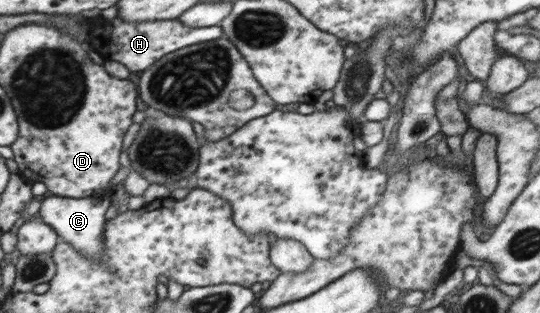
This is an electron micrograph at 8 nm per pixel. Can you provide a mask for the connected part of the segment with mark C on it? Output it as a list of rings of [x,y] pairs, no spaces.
[[[108,195],[100,199],[92,198],[63,198],[50,196],[41,202],[40,219],[51,226],[60,239],[69,242],[77,251],[81,251],[88,258],[97,259],[105,252],[104,234],[106,230],[106,211],[111,206]]]

